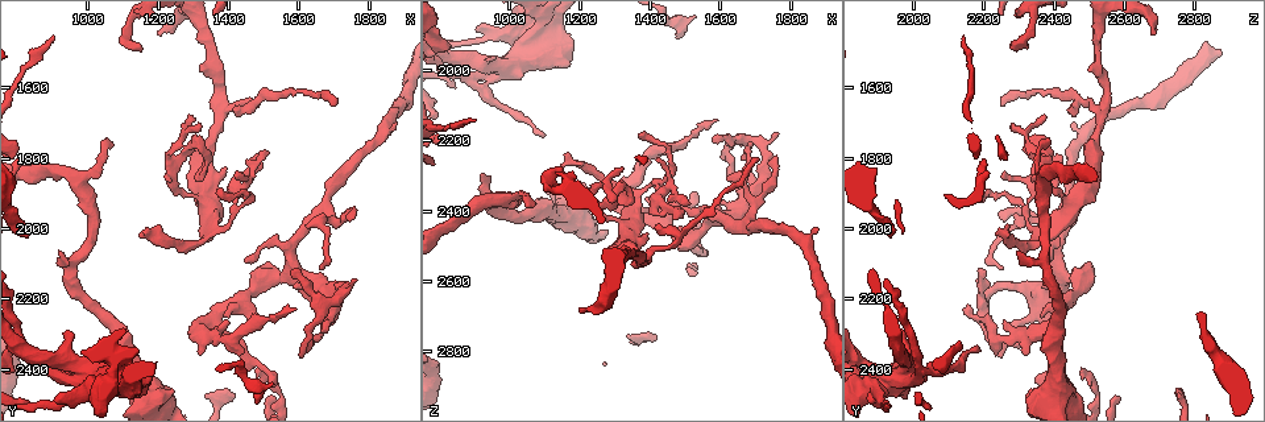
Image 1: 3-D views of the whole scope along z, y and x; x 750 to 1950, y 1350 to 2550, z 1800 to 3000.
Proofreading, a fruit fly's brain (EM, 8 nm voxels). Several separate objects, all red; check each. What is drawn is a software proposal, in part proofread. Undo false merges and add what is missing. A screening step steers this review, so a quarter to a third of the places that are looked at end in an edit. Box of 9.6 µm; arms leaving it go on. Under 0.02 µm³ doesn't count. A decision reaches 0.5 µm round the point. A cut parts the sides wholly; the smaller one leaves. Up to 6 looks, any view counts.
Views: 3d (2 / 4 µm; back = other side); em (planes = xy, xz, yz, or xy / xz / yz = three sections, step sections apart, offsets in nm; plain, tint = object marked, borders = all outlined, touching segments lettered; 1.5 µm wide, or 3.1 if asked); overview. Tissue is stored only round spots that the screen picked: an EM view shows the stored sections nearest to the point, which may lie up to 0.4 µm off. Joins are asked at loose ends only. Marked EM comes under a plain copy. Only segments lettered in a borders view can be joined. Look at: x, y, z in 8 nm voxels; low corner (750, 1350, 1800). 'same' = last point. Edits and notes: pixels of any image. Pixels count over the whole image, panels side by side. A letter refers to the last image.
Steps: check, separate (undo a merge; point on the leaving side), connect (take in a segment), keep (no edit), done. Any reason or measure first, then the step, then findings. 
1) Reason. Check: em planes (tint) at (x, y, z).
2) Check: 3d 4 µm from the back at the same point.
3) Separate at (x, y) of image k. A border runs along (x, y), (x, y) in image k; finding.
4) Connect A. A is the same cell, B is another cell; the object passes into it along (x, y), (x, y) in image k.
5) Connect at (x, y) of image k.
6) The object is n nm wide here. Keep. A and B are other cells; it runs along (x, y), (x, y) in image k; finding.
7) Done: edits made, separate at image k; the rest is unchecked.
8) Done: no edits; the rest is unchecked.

Sharp bend. Check: em planes (borders) at (1670, 2210, 2190).

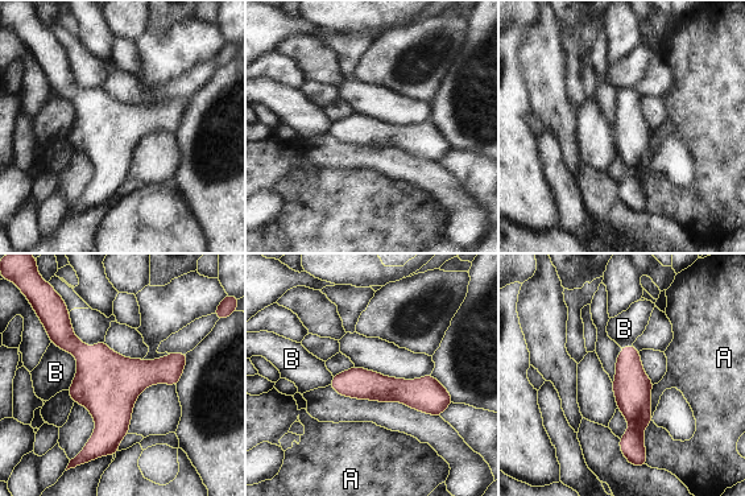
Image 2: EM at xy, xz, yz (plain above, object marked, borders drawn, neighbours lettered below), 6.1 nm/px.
Keep. A and B are other cells; a border runs along (653, 421), (644, 433), (648, 464) in image 2; continuous, no second cell.

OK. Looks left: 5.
An open end. Check: 3d 2 µm from the back at (1510, 1790, 2380).

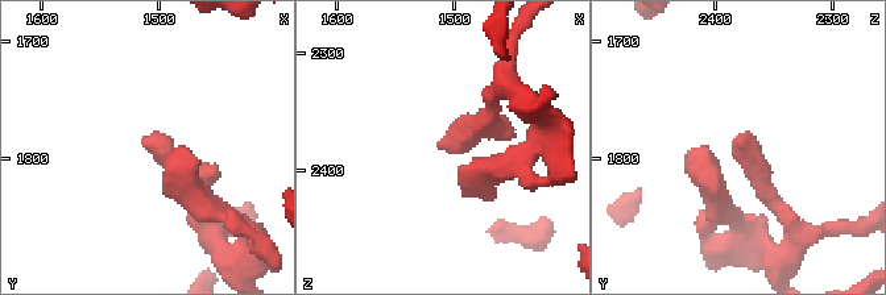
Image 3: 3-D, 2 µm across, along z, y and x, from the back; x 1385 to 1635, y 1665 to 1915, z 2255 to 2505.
Check: em xy step 8 (tint) at (1516, 1786, 2380).

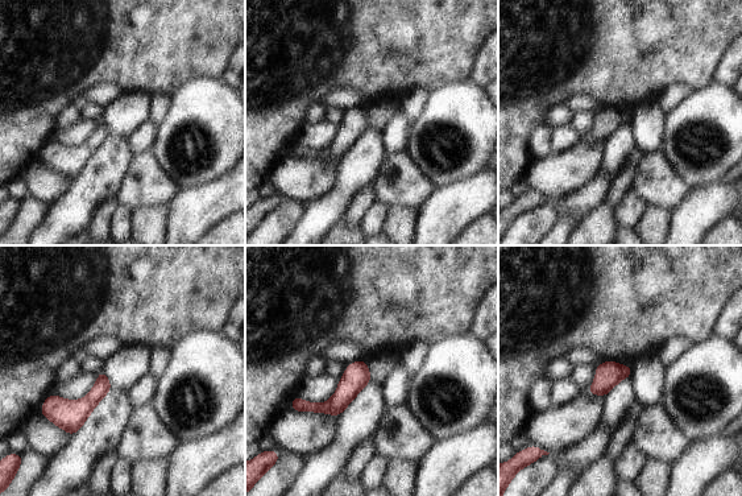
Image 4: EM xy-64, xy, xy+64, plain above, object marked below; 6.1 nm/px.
Another direction. Check: em planes (borders) at the same point.

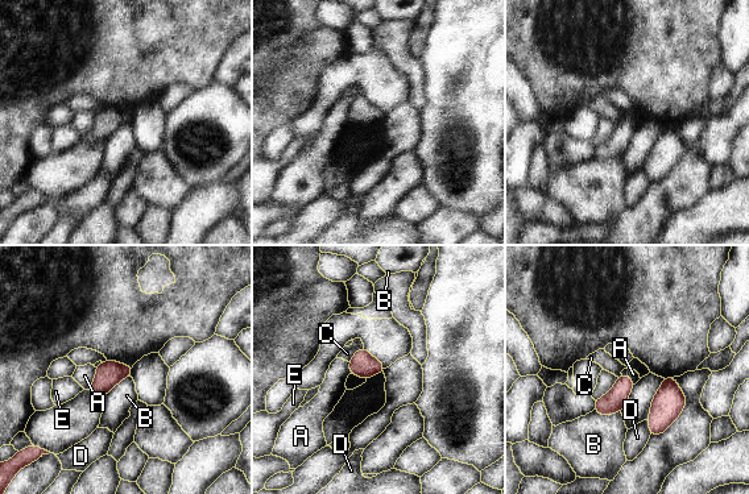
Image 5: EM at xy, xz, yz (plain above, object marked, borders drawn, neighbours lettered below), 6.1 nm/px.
Keep. A, B, C, D and E are other cells; a border runs along (594, 410), (604, 415), (620, 412) in image 5; none of them fits.

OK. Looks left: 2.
Done: no edits; the rest is unchecked.

